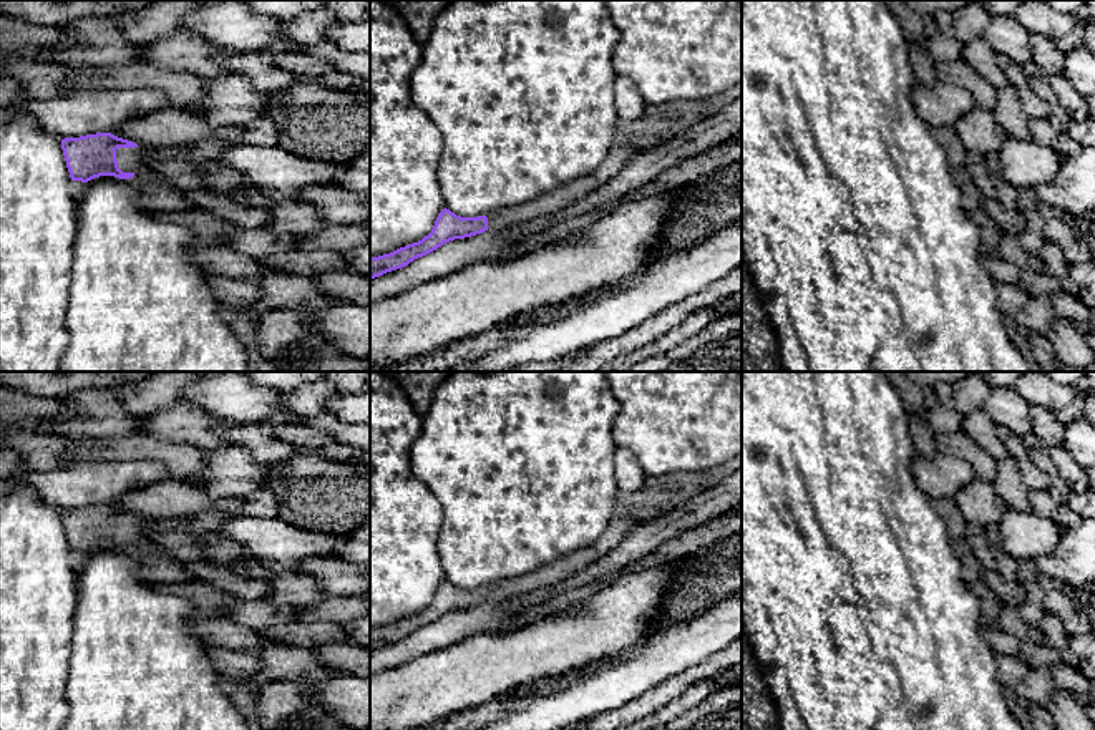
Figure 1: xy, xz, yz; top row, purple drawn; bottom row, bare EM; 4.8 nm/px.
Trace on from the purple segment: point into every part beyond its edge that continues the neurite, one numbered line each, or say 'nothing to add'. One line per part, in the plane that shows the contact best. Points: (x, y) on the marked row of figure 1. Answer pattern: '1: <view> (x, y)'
1: xy (130, 160)

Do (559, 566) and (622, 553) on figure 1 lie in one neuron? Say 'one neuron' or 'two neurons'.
two neurons

